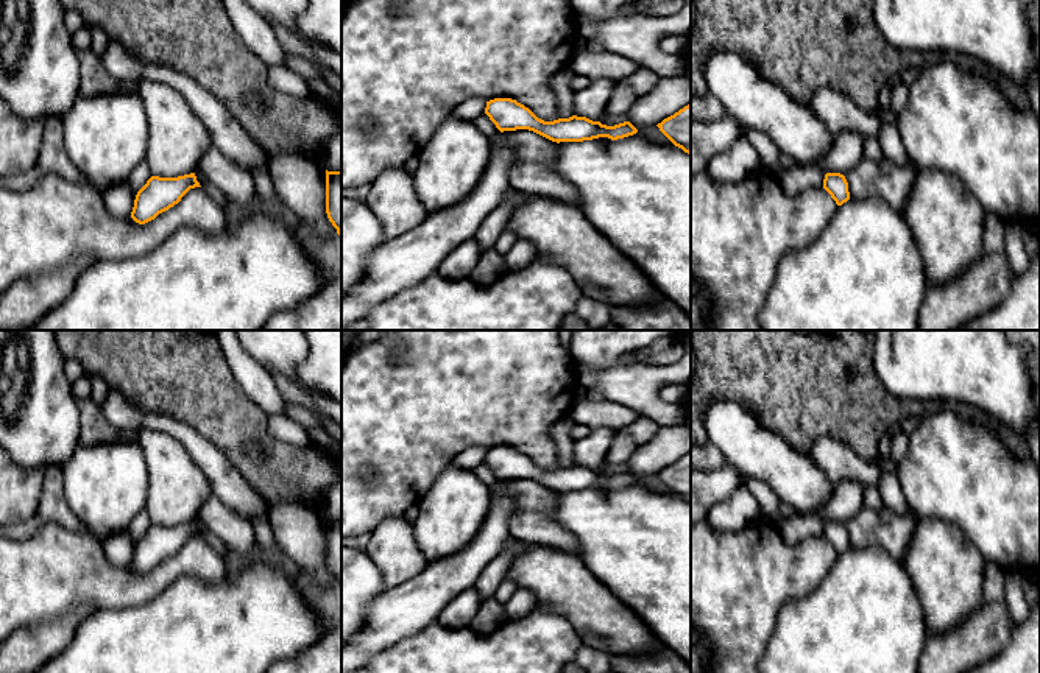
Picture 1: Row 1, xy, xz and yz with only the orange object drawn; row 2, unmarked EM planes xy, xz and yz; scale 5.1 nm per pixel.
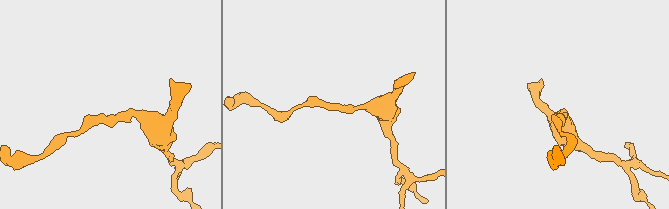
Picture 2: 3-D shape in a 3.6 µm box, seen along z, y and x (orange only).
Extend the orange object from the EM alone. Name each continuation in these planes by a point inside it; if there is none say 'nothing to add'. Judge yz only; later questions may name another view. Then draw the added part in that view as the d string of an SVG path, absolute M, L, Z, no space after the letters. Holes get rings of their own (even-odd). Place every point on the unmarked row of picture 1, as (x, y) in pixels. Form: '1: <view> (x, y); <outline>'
nothing to add

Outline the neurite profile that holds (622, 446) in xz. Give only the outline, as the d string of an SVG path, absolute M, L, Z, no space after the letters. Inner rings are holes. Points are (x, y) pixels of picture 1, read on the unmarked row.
M617 430L607 453L605 463L608 466L627 464L628 458L636 450L636 447L638 444L627 432Z

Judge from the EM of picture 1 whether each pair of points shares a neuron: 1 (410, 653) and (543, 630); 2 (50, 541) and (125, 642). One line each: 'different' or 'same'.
1: same
2: different

